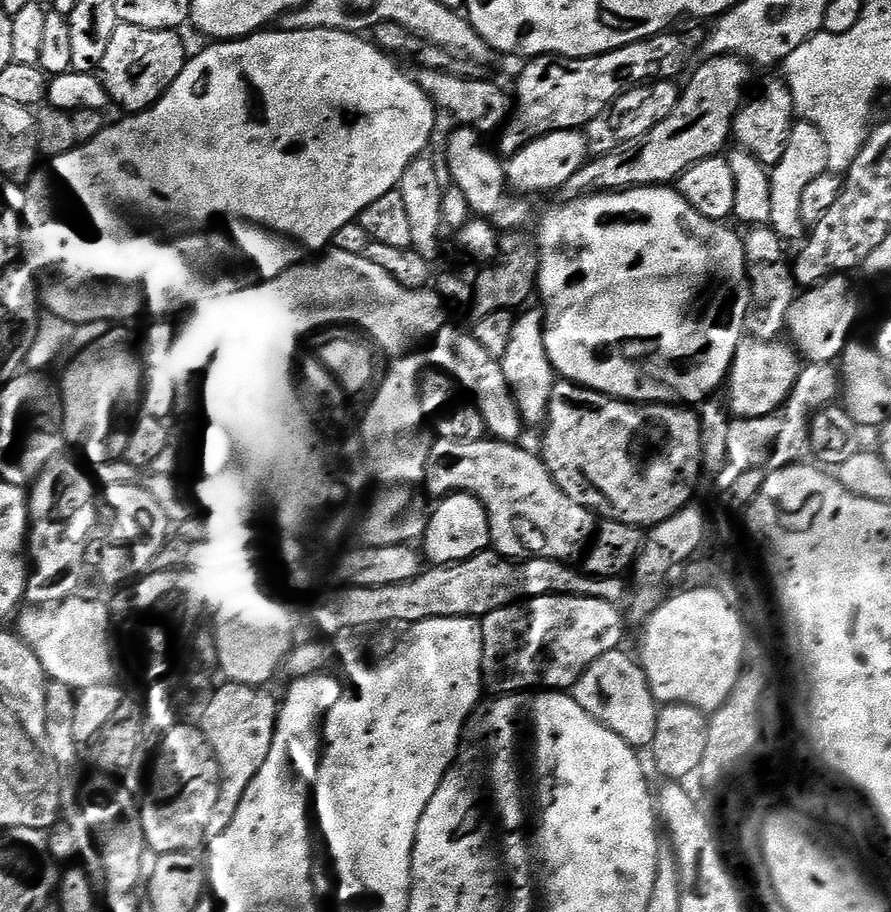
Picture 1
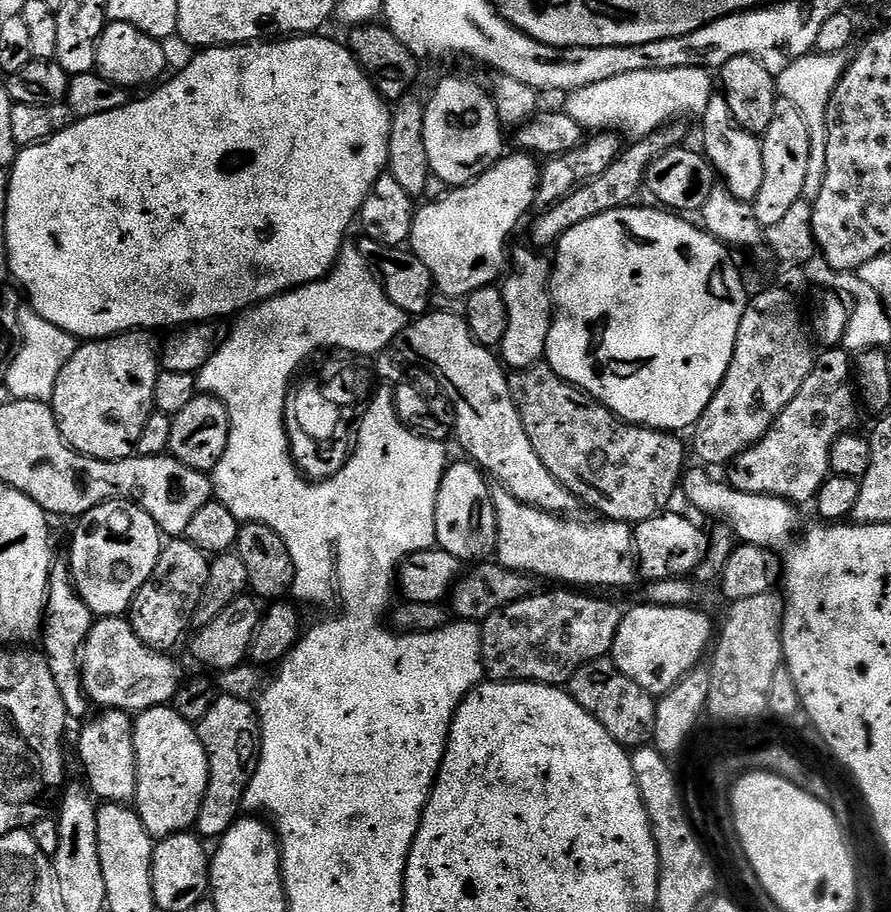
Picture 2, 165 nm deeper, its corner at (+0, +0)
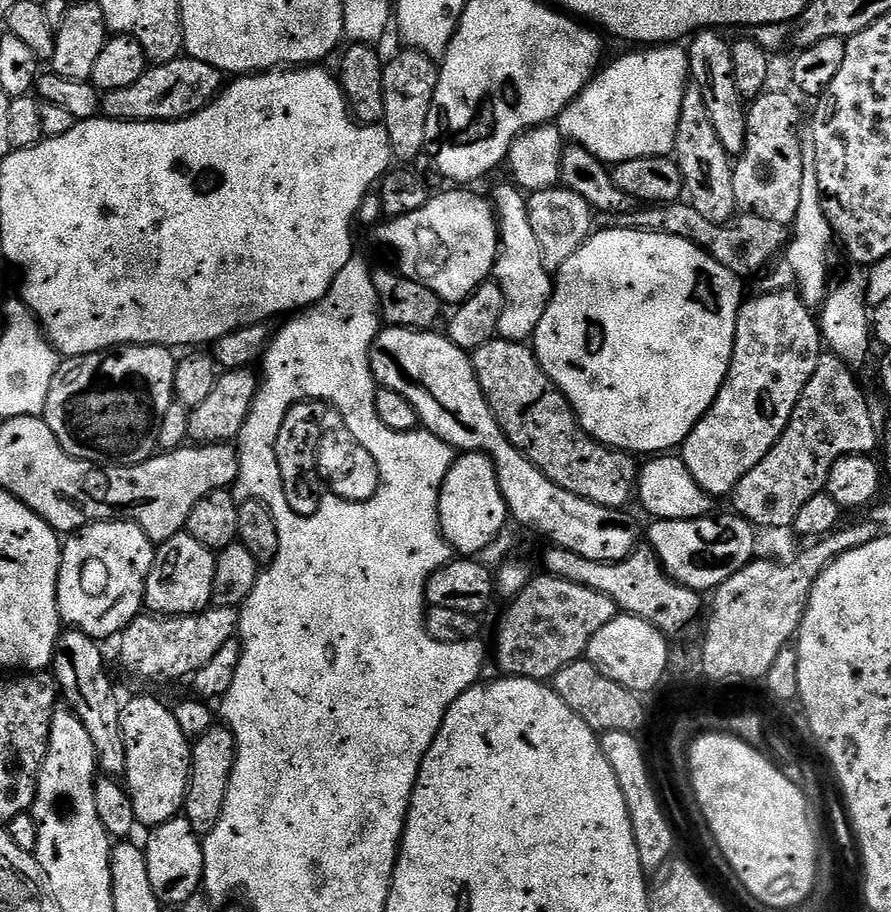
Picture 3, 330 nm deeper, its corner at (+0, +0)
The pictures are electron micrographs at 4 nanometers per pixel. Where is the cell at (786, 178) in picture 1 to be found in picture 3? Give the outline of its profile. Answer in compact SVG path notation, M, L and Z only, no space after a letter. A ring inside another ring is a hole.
M772 91L761 92L747 105L746 146L735 157L732 169L734 198L741 213L792 226L798 206L801 205L800 108L796 105L795 95L792 97L784 92Z

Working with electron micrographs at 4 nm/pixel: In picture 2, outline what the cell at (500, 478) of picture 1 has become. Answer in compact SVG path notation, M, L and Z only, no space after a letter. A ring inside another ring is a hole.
M497 487L492 494L496 504L496 551L495 559L503 568L526 572L541 581L557 580L557 585L571 586L576 590L604 590L600 588L628 588L638 580L636 550L632 543L633 525L617 520L592 518L587 524L576 518L561 518L555 512L544 512L529 504L523 504L509 494L507 488Z

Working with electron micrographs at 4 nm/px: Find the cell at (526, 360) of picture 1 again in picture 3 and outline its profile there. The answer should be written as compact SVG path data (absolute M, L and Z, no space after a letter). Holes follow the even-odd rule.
M500 184L492 192L494 215L500 234L500 246L496 253L494 283L504 295L504 313L500 319L499 339L528 342L536 335L536 328L552 300L554 276L538 250L534 230L530 230L530 214L525 193L516 184Z

